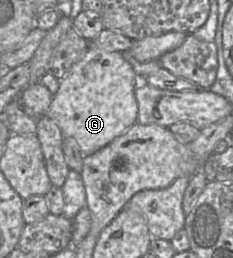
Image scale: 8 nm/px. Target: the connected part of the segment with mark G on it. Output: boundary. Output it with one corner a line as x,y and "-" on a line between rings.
88,48
83,58
60,79
48,112
64,137
73,137
84,156
100,150
138,121
135,89
140,84
131,64
121,52

